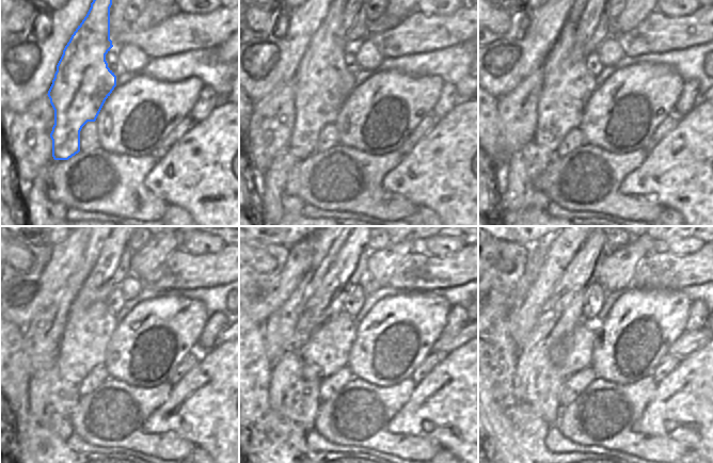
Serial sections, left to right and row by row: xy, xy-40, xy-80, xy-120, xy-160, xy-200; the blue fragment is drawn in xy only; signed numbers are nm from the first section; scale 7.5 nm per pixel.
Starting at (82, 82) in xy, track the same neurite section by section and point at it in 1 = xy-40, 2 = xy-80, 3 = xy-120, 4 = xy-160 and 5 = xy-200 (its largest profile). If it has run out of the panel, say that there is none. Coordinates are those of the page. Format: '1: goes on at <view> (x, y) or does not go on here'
1: goes on at xy-40 (322, 82)
2: goes on at xy-80 (568, 84)
3: goes on at xy-120 (88, 332)
4: goes on at xy-160 (327, 351)
5: goes on at xy-200 (573, 354)

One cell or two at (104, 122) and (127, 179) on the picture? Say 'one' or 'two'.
two

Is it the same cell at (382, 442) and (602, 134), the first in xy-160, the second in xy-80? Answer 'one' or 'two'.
two

